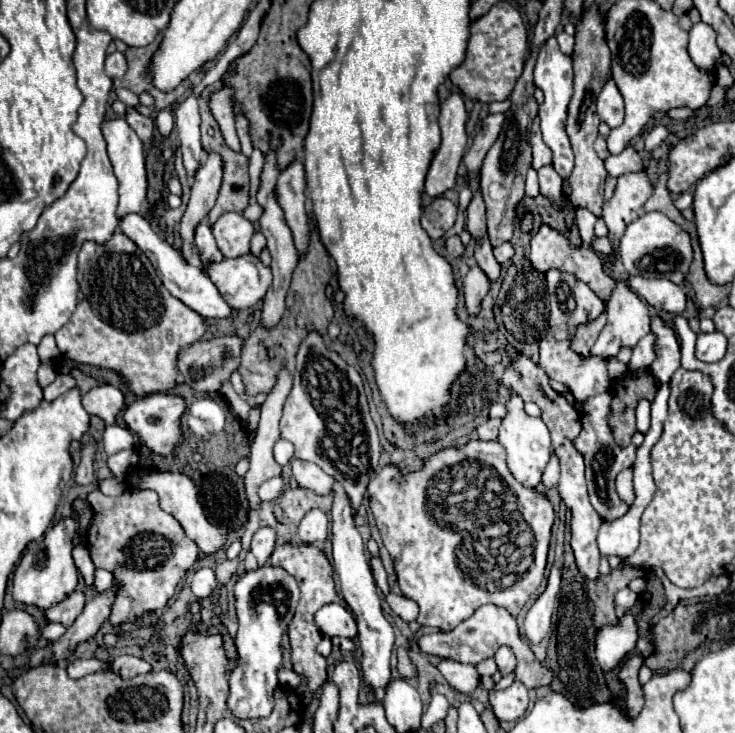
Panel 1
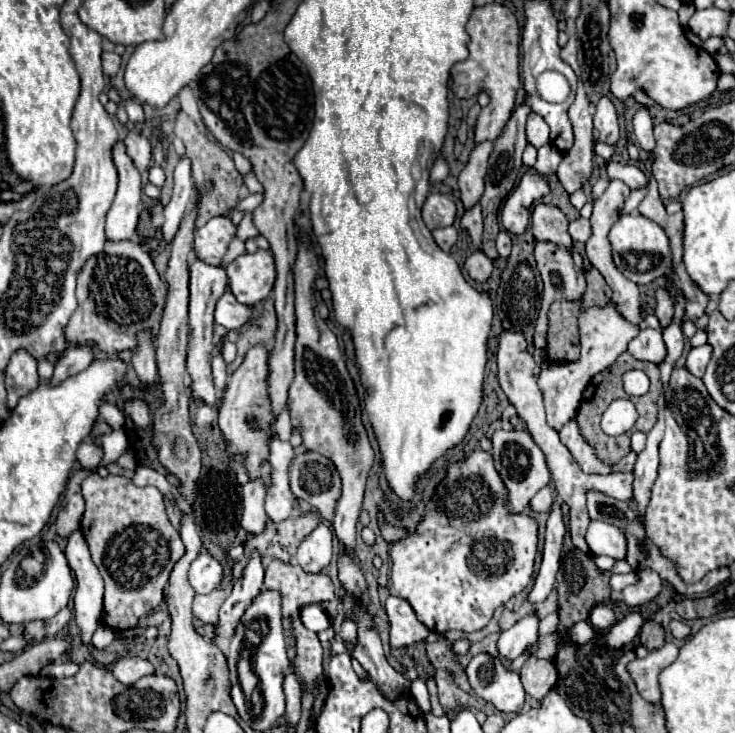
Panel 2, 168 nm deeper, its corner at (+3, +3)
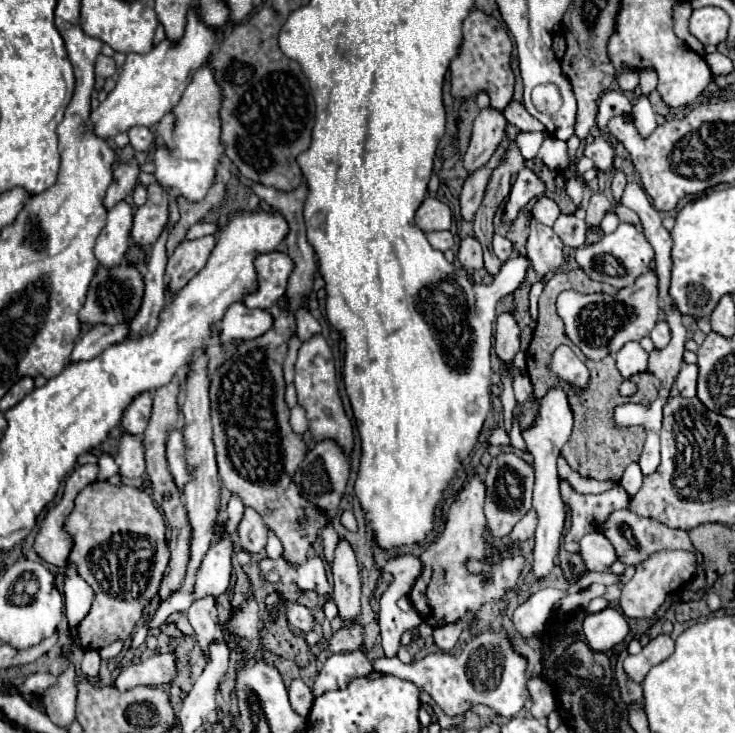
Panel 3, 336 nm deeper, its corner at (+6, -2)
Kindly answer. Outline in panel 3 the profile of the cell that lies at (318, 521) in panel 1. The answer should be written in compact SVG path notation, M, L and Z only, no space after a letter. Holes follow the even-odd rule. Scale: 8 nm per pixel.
M316 554L310 556L310 562L306 562L298 568L296 584L302 590L314 590L316 594L322 594L322 596L332 592L332 586L326 580L326 564Z

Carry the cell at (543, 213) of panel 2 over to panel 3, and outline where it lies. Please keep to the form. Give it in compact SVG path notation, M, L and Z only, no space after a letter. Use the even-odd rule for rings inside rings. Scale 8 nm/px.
M540 196L540 198L536 200L534 208L532 208L532 216L538 218L542 224L552 226L552 224L556 222L556 218L560 216L560 208L558 208L558 204L556 204L552 198Z

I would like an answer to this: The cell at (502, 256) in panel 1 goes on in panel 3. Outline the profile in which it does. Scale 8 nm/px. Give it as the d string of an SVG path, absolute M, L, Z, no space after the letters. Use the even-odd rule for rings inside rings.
M500 234L494 236L494 252L500 260L508 260L512 254L512 242Z

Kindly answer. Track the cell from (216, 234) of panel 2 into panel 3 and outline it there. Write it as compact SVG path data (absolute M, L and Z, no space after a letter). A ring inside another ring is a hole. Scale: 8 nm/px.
M204 236L192 242L182 242L174 254L168 258L168 266L166 266L166 288L170 288L168 292L180 290L182 286L186 286L186 282L190 278L194 278L194 274L198 274L198 270L202 270L202 266L206 266L206 258L210 256L210 250L214 248L216 238L214 236Z

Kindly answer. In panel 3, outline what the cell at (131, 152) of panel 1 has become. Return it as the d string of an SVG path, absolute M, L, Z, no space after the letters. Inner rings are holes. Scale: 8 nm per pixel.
M118 202L118 206L108 212L108 222L94 246L94 256L100 266L114 268L124 262L130 244L130 218L132 208L126 202Z

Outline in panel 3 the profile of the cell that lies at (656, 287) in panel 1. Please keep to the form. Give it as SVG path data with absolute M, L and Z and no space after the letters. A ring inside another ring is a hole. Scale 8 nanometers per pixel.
M658 322L658 324L654 326L654 330L650 332L650 338L652 338L656 350L666 348L668 342L670 342L670 328L668 328L668 324L666 324L666 322Z

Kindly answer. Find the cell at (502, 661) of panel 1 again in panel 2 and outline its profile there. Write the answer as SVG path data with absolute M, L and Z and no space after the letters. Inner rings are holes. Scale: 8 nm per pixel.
M527 615L511 629L501 631L497 641L499 655L507 661L517 659L525 651L525 647L537 639L537 625L539 625L539 619L535 615Z

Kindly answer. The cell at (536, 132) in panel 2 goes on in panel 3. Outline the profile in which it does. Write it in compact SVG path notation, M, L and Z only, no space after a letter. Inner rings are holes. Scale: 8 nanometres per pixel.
M510 100L510 104L502 110L502 114L506 116L506 120L508 120L510 124L514 124L514 126L520 128L520 130L544 130L542 122L536 120L536 118L524 108L524 104L518 102L518 100Z

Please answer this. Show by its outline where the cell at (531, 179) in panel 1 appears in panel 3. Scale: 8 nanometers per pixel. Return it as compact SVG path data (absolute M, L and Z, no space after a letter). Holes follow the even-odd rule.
M518 132L516 136L516 146L520 150L520 154L530 160L536 158L540 144L544 142L544 138L548 136L548 132Z

